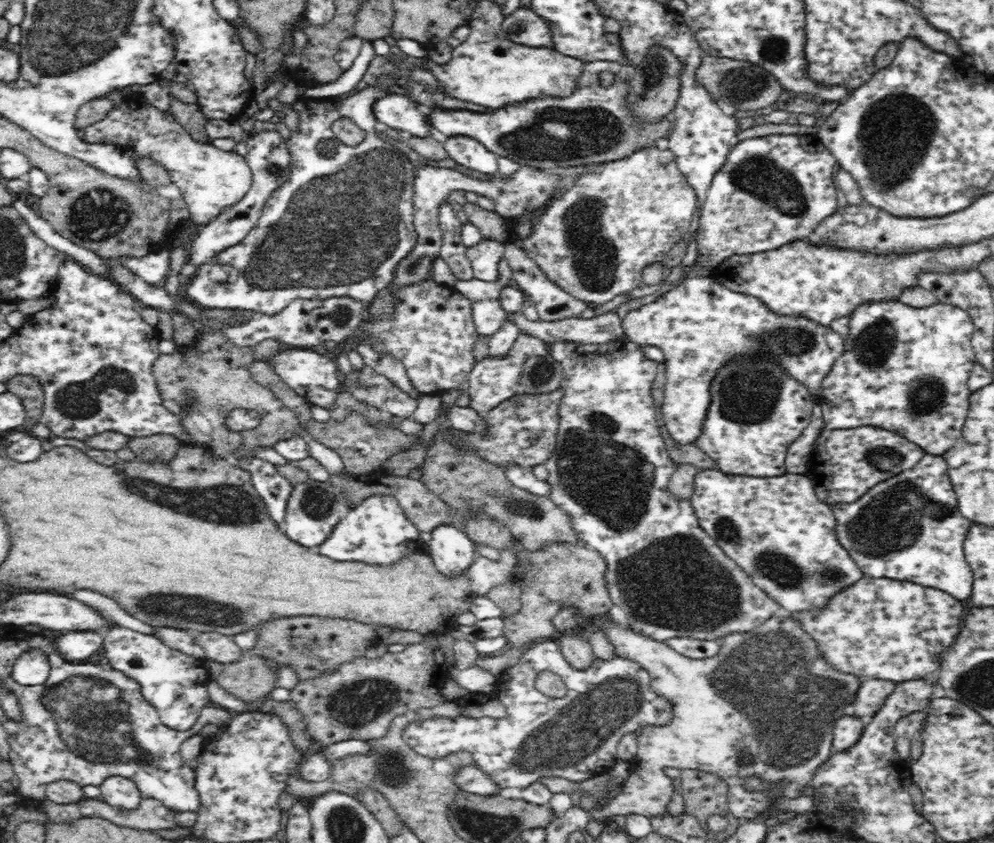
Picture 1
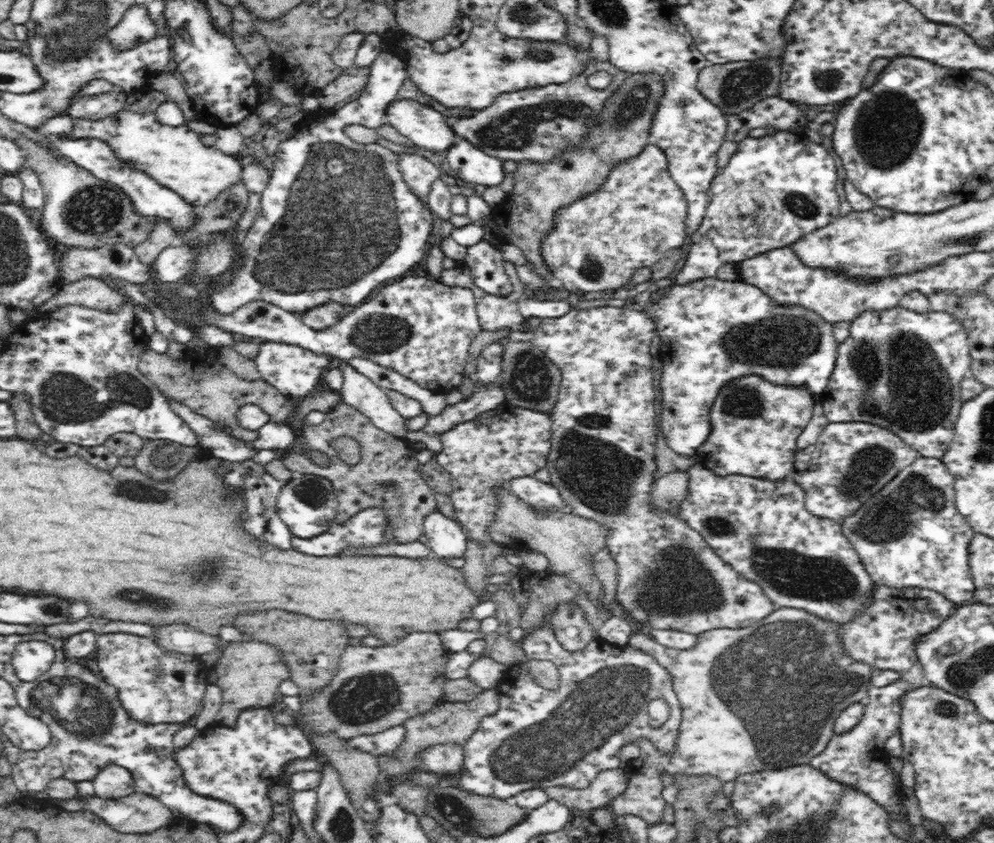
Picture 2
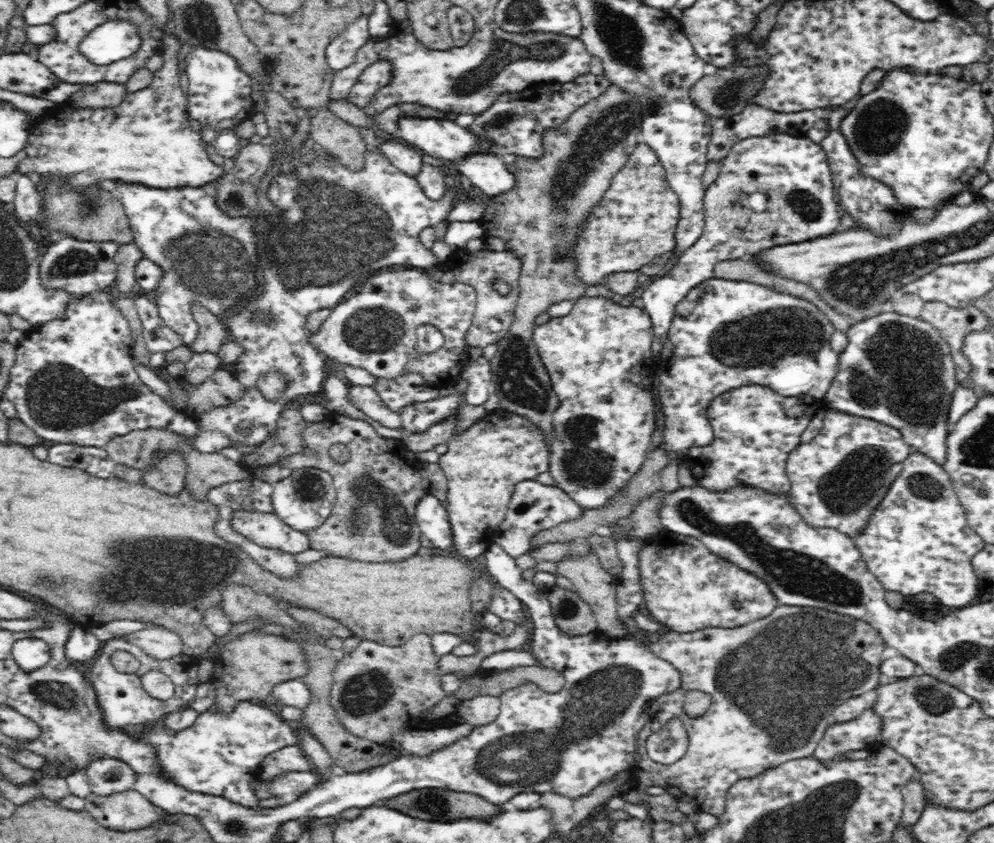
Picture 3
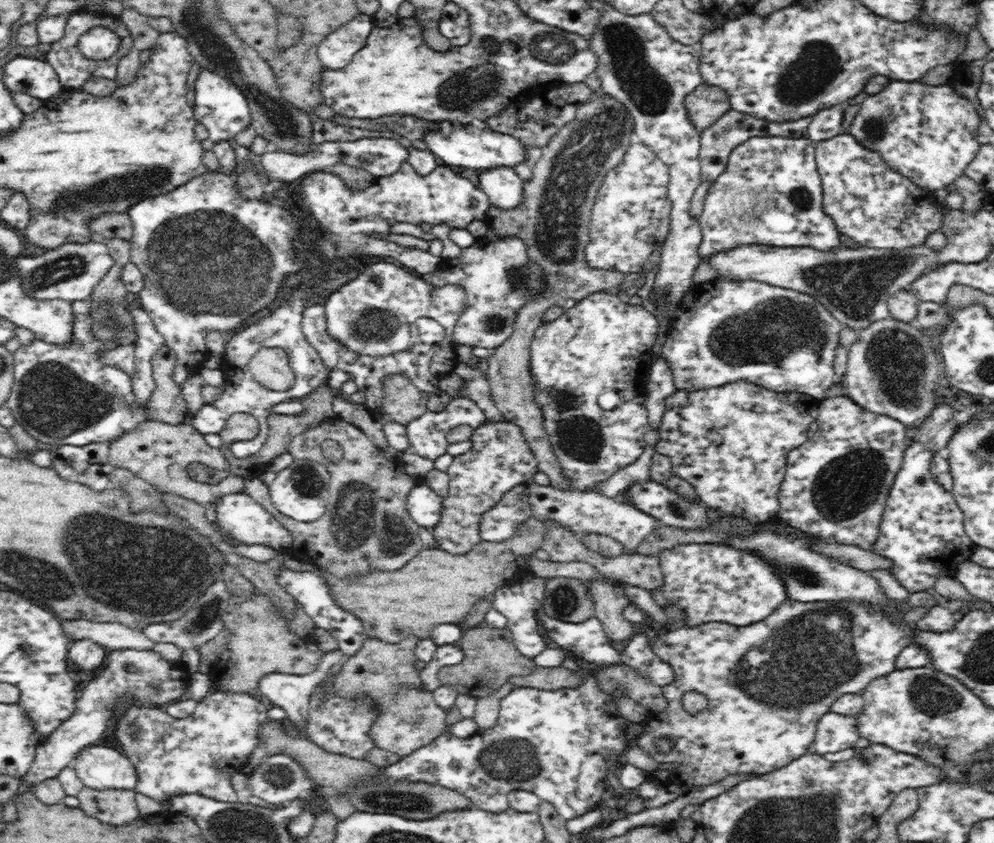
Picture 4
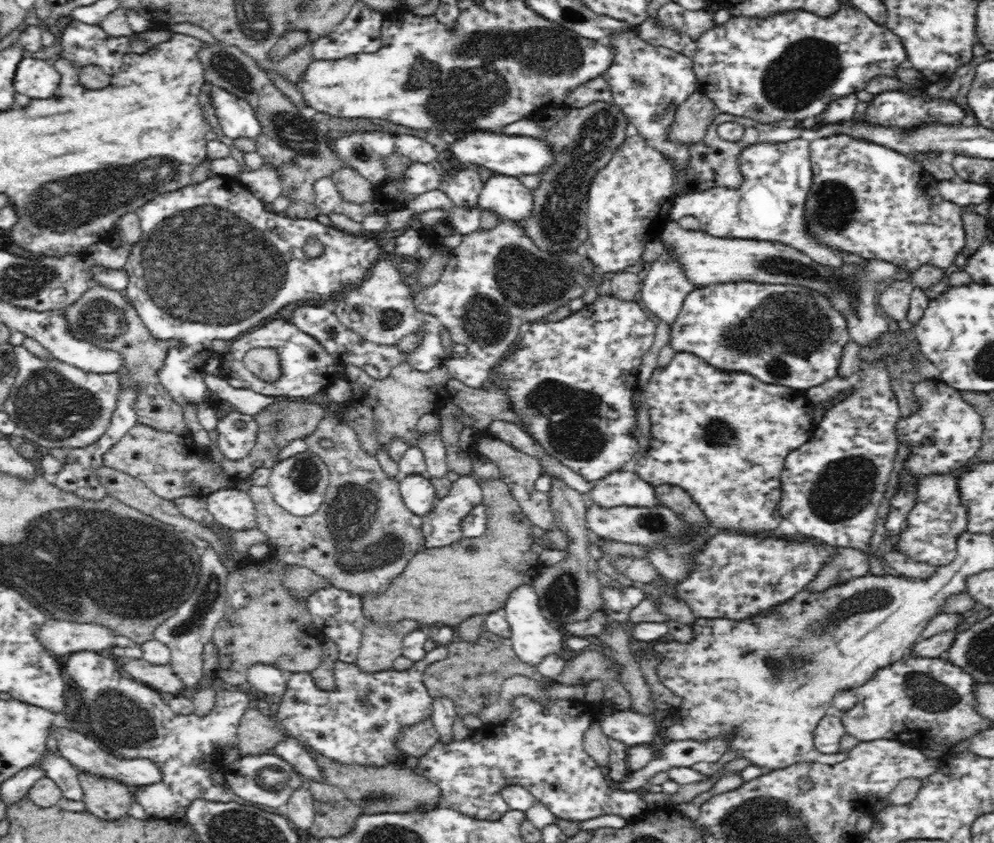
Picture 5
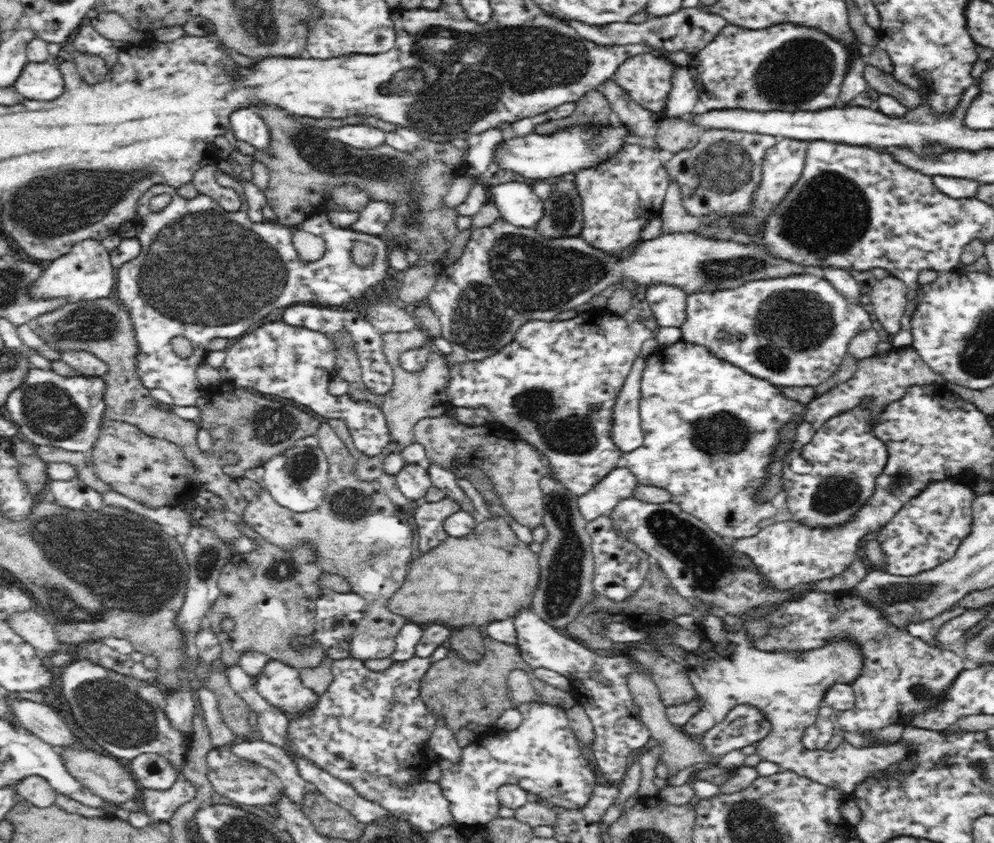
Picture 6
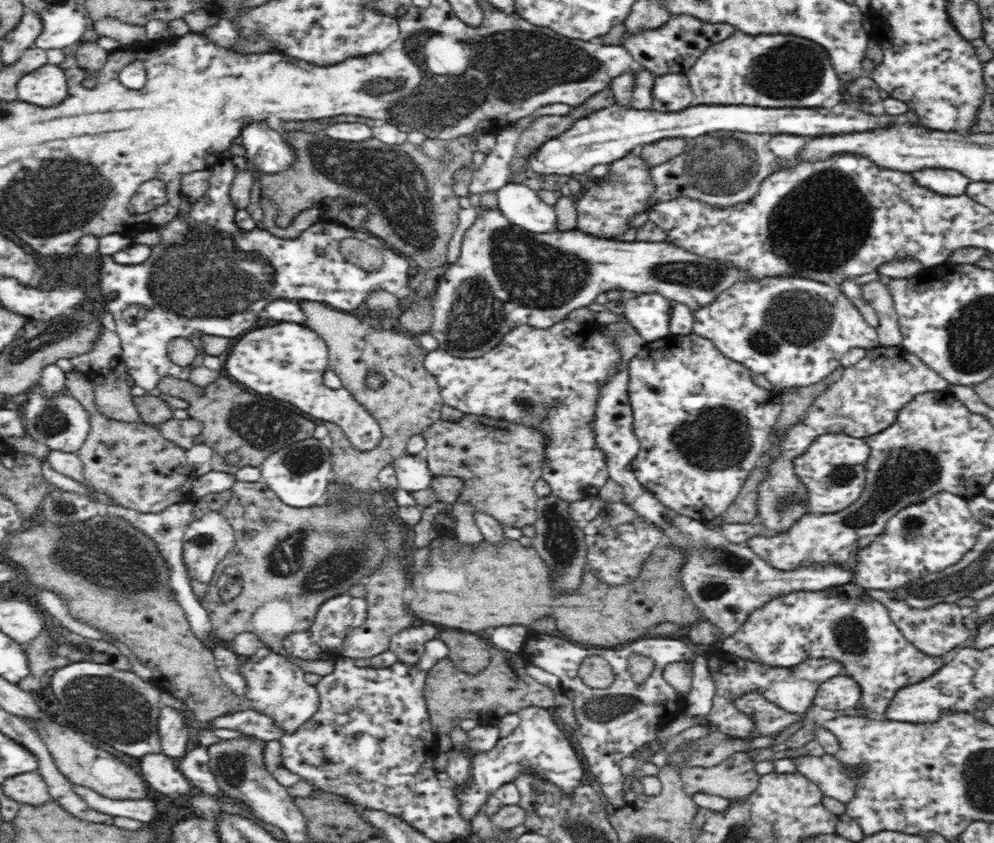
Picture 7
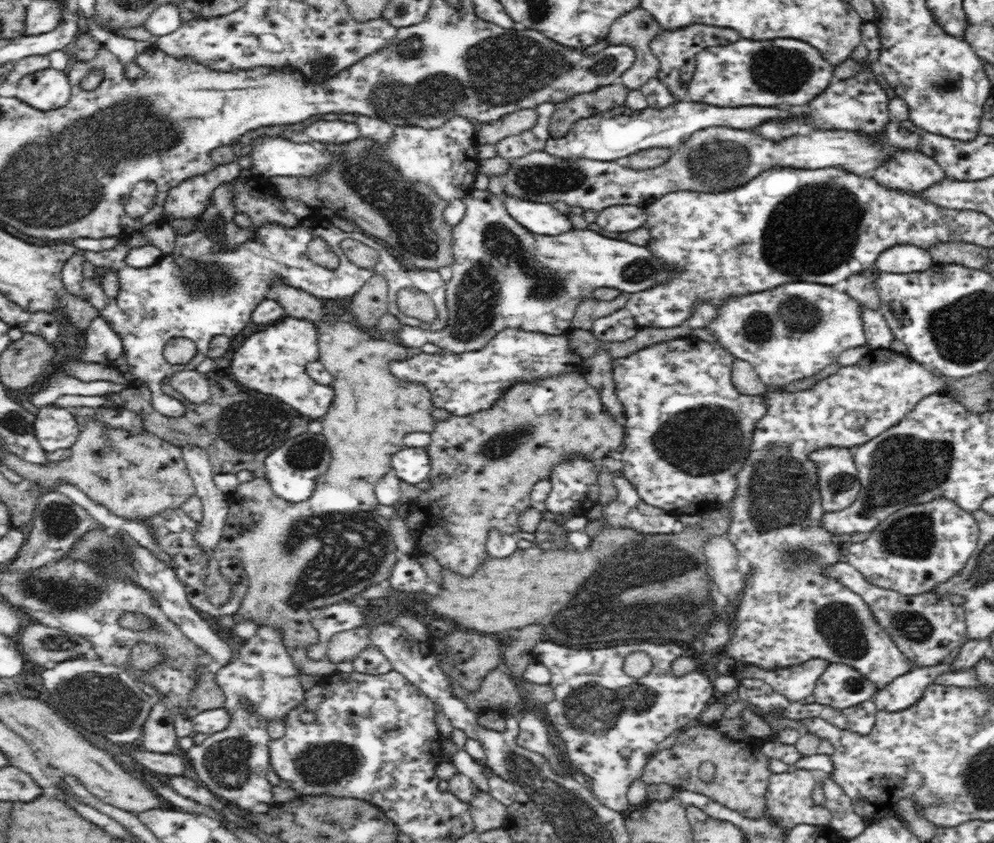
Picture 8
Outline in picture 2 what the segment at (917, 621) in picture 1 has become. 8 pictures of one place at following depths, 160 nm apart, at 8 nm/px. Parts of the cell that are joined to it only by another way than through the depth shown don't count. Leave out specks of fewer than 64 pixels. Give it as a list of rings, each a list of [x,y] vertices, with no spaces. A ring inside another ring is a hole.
[[[878,585],[871,597],[871,603],[851,623],[836,625],[844,640],[845,653],[858,662],[869,664],[876,671],[893,670],[905,673],[906,670],[910,670],[916,664],[915,640],[918,640],[922,634],[932,632],[936,626],[940,626],[944,620],[956,612],[958,607],[957,603],[953,603],[940,593],[928,589],[903,588],[897,591]]]

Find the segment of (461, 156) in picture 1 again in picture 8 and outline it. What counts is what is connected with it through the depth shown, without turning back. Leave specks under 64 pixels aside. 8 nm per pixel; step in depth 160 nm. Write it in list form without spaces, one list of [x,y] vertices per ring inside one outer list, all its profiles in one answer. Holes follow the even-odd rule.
[[[507,196],[505,205],[510,216],[534,234],[558,236],[572,231],[573,224],[570,219],[554,209],[551,204]]]

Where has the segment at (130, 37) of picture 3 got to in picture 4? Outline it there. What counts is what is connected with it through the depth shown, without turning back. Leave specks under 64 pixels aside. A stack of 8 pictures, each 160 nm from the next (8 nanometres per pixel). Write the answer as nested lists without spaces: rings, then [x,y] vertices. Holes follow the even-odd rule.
[[[98,26],[86,32],[79,39],[81,54],[92,60],[106,60],[110,58],[120,46],[120,38],[108,28]]]

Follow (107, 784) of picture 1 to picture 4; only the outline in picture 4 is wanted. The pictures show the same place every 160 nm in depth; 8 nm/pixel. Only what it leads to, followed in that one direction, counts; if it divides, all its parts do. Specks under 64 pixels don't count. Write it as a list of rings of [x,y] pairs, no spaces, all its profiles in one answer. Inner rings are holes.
[[[104,745],[86,746],[72,763],[84,786],[96,790],[135,790],[138,771],[126,755]]]

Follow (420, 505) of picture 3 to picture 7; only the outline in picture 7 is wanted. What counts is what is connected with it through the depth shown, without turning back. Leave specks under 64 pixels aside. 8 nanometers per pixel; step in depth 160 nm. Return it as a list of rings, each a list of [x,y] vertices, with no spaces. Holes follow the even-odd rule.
[[[407,455],[391,462],[394,467],[400,488],[408,492],[427,489],[433,474],[427,465],[424,455]]]

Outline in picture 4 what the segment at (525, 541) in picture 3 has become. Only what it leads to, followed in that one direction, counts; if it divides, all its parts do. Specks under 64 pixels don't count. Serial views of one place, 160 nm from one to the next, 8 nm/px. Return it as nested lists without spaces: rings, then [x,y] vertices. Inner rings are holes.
[[[526,482],[508,489],[500,496],[500,502],[482,514],[478,533],[481,540],[500,542],[508,540],[516,534],[516,526],[522,525],[528,518],[536,518],[541,522],[545,519],[556,521],[568,528],[575,535],[598,533],[611,536],[625,546],[626,553],[634,553],[636,546],[656,527],[662,526],[657,518],[645,514],[638,508],[608,498],[596,491],[574,489],[560,491],[550,485],[540,486],[534,482]]]

